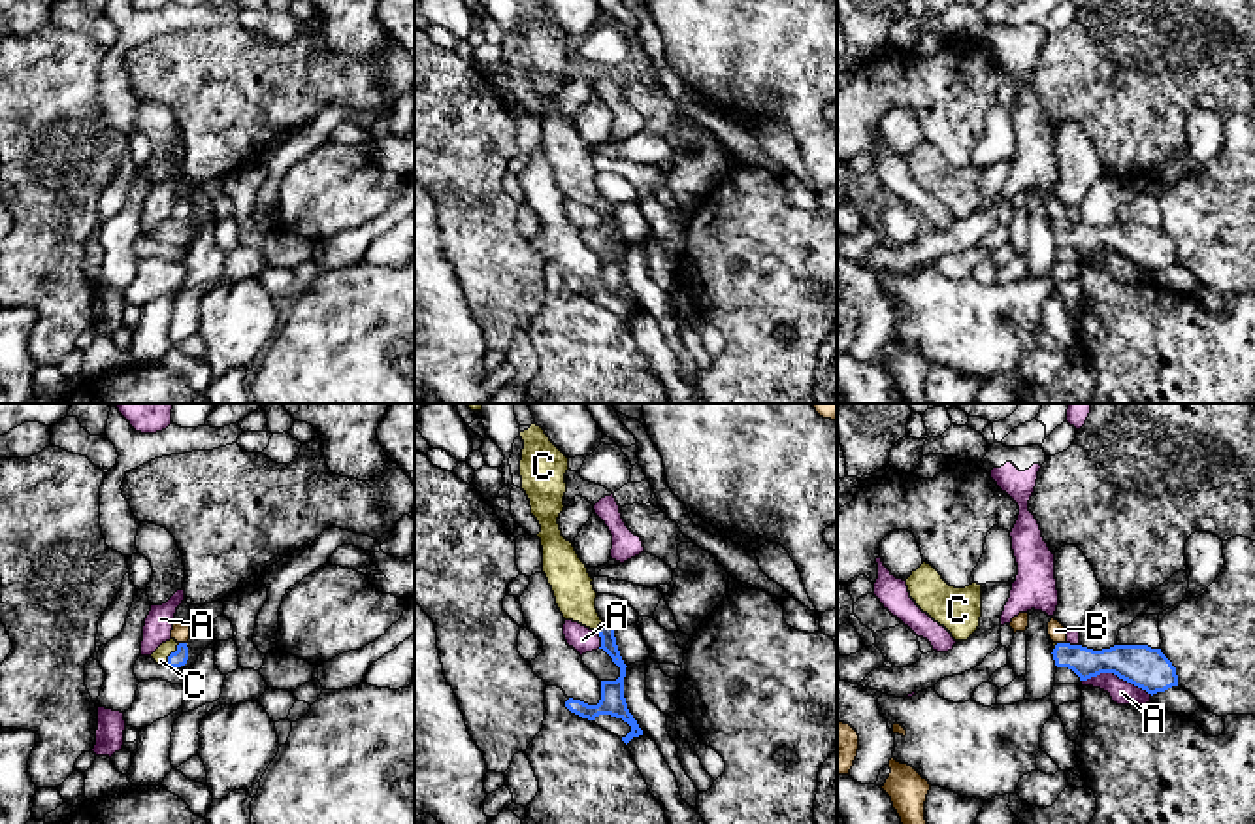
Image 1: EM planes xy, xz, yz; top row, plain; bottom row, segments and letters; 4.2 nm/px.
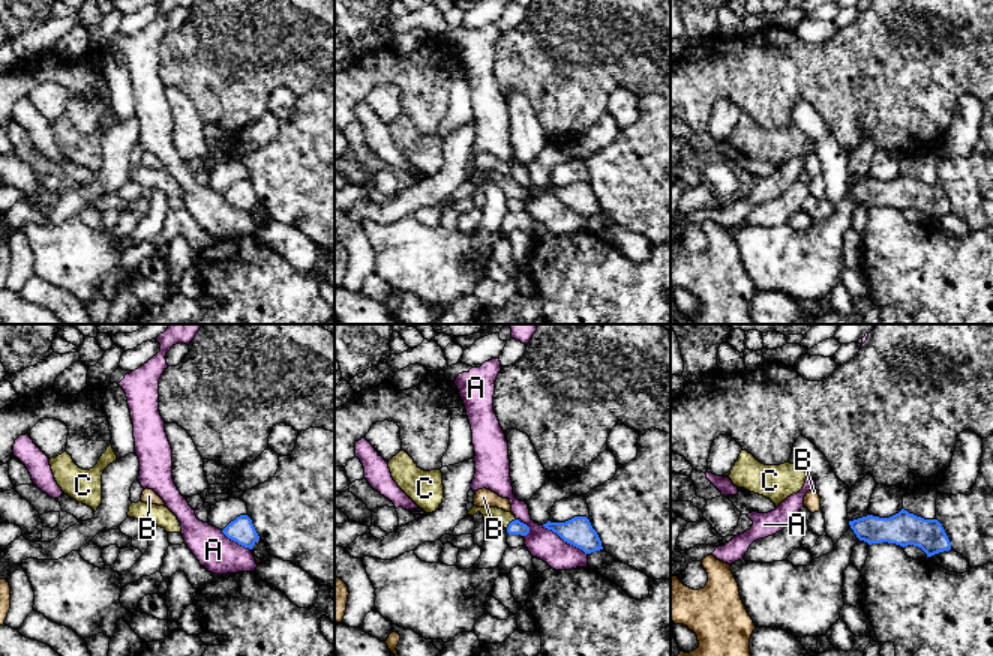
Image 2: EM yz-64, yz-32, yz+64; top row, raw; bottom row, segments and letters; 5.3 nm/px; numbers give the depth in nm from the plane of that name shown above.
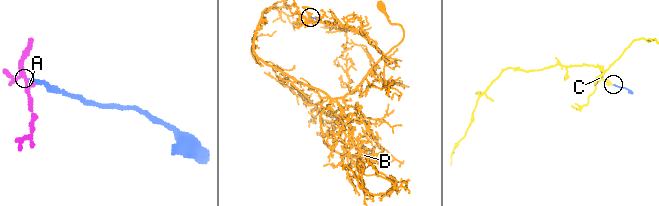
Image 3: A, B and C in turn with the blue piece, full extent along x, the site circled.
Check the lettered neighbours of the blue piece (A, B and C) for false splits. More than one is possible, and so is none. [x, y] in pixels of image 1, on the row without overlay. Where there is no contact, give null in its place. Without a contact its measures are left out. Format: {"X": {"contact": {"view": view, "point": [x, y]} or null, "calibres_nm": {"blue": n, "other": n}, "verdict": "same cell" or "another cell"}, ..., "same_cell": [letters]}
{"A": {"contact": {"view": "yz", "point": [1118, 253]}, "calibres_nm": {"blue": 180, "other": 110}, "verdict": "another cell"}, "B": {"contact": {"view": "yz", "point": [1061, 221]}, "calibres_nm": {"blue": 130, "other": 80}, "verdict": "another cell"}, "C": {"contact": {"view": "xy", "point": [170, 232]}, "calibres_nm": {"blue": 70, "other": 70}, "verdict": "same cell"}, "same_cell": ["C"]}

